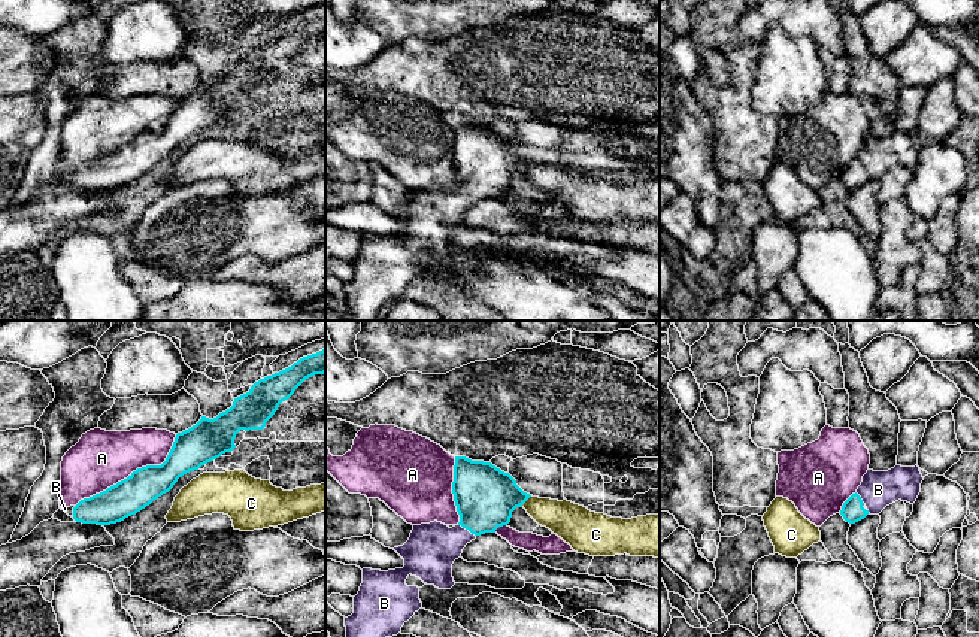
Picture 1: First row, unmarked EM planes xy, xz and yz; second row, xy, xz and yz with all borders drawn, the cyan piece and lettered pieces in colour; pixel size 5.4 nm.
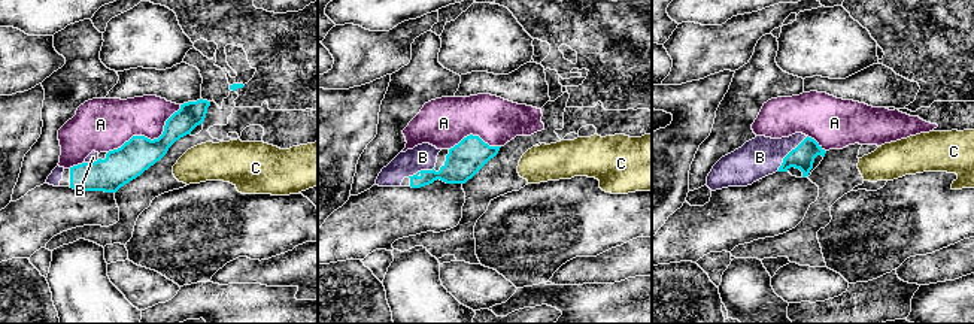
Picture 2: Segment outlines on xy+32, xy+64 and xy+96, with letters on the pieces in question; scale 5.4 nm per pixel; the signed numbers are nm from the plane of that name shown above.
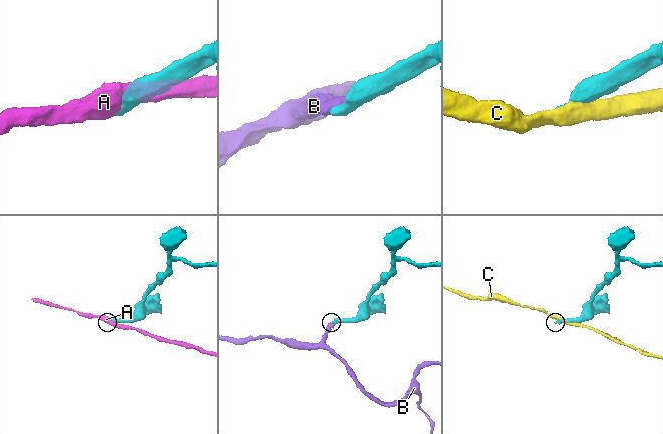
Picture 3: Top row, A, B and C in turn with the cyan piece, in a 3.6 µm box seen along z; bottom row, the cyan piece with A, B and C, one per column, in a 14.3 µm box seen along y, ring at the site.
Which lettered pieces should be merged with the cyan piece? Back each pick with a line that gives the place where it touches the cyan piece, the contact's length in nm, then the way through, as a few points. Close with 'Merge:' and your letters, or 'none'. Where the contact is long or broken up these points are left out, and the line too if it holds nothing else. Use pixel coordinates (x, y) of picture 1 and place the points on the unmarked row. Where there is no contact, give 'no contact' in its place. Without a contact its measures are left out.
B: meets cyan in xz at (467, 194); contact 120 nm long; runs through xz (485, 163), (482, 175), (467, 194), (429, 220)
Merge: B

